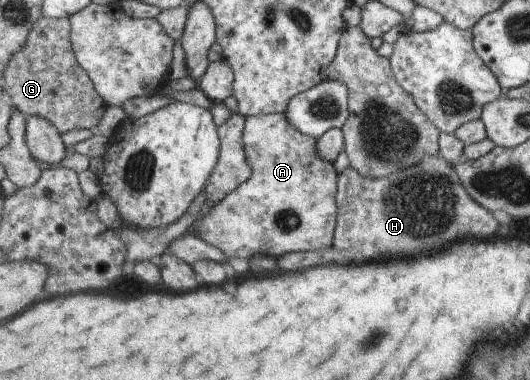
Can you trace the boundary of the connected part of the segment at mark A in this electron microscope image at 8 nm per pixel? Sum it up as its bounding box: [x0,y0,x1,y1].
[197,113,340,259]

